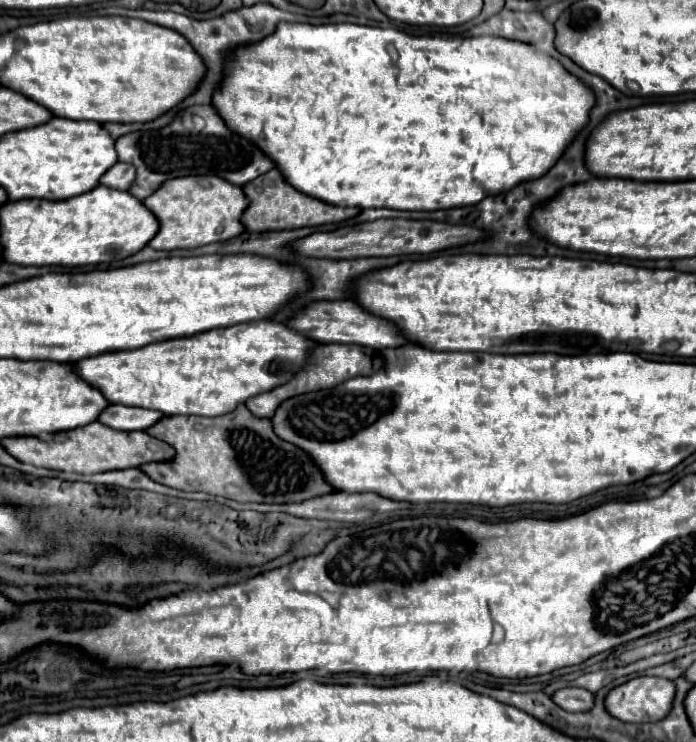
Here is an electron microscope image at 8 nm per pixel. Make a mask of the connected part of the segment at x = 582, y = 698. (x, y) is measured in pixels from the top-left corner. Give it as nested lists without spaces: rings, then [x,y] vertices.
[[[561,688],[551,696],[551,700],[571,712],[585,712],[593,706],[593,694],[585,688]]]

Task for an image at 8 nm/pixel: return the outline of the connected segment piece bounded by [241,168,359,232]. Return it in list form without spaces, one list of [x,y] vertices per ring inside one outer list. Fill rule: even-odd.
[[[269,170],[267,174],[261,174],[255,178],[255,182],[249,182],[243,186],[243,194],[249,200],[249,206],[241,214],[241,224],[247,232],[267,232],[267,230],[289,230],[289,228],[303,228],[303,226],[321,226],[331,222],[343,222],[347,218],[353,218],[359,214],[359,208],[339,208],[325,204],[321,200],[315,200],[311,196],[305,196],[291,188],[279,170]]]

